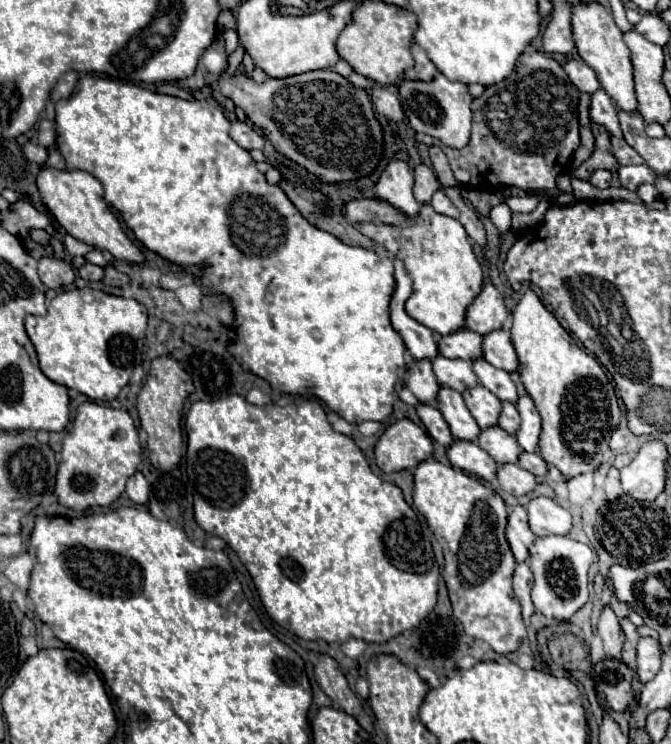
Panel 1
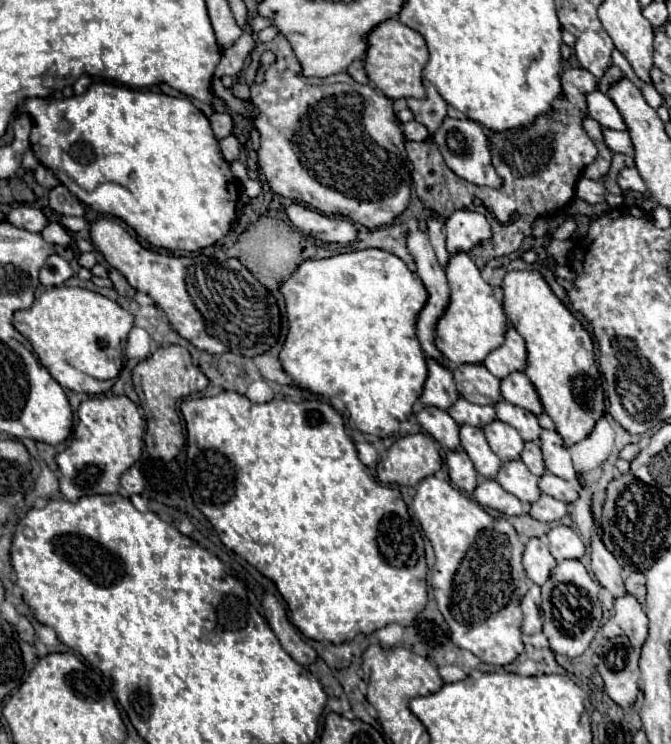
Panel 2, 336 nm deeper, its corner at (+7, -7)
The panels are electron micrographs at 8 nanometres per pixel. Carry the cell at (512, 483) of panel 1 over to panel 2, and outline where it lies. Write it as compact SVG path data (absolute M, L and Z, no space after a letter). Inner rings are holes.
M546 494L538 502L534 502L530 508L532 518L536 518L540 522L548 522L548 524L558 522L566 514L568 514L568 506L564 502L558 502L558 500L546 496Z

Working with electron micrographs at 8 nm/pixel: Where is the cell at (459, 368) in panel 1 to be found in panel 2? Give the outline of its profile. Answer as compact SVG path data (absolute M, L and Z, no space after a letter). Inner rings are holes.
M460 398L450 410L448 414L458 422L458 424L470 424L476 428L484 428L486 424L496 420L496 410L494 406L478 406L472 404L464 398Z

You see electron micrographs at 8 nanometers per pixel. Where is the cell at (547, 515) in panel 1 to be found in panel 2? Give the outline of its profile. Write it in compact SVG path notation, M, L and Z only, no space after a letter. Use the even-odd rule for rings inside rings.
M554 526L548 536L546 542L550 546L550 552L554 554L554 558L558 562L568 560L568 558L582 558L584 556L584 542L578 536L578 532L574 532L568 526Z

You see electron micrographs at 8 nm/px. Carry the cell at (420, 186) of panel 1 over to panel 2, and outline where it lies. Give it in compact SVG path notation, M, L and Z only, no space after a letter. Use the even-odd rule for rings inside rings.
M440 218L428 220L428 238L430 238L430 244L434 246L438 262L442 264L442 268L446 268L450 254L446 250L446 226L444 226L444 220L440 220Z

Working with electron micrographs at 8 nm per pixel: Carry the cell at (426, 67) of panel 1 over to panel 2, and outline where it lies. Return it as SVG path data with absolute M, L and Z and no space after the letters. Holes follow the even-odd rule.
M424 80L424 88L426 88L426 100L416 100L416 98L408 98L408 108L414 112L414 118L424 124L430 134L434 134L438 130L438 126L442 124L442 120L446 118L446 100L438 94L438 90Z

